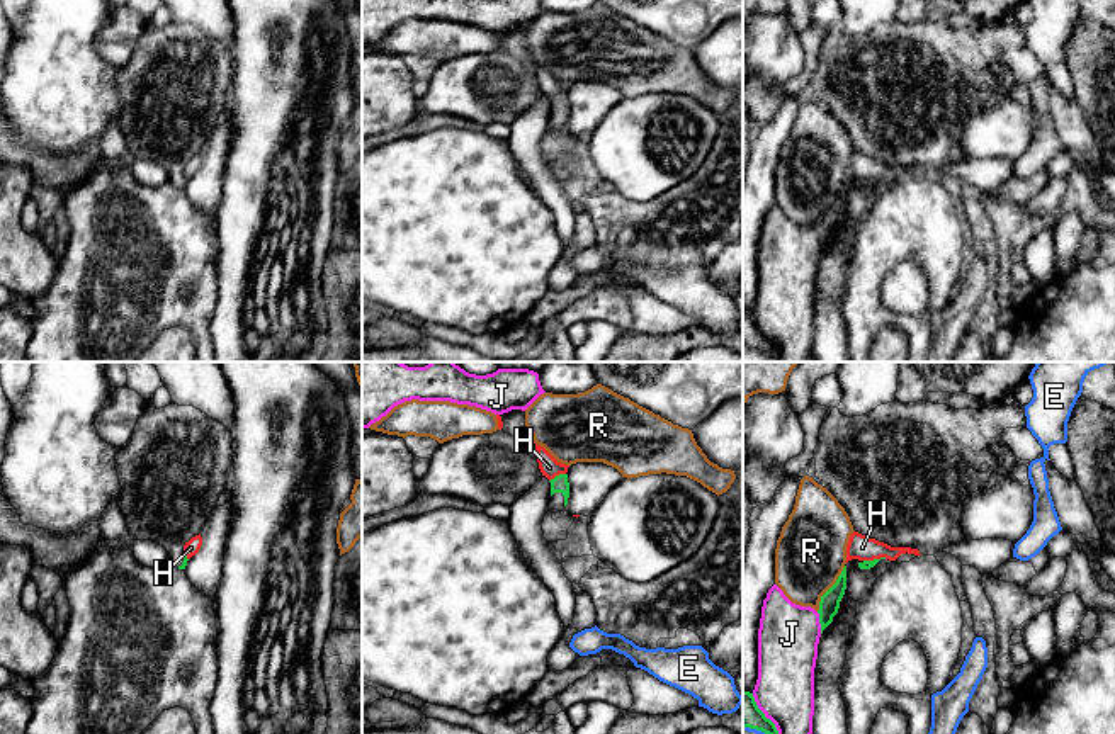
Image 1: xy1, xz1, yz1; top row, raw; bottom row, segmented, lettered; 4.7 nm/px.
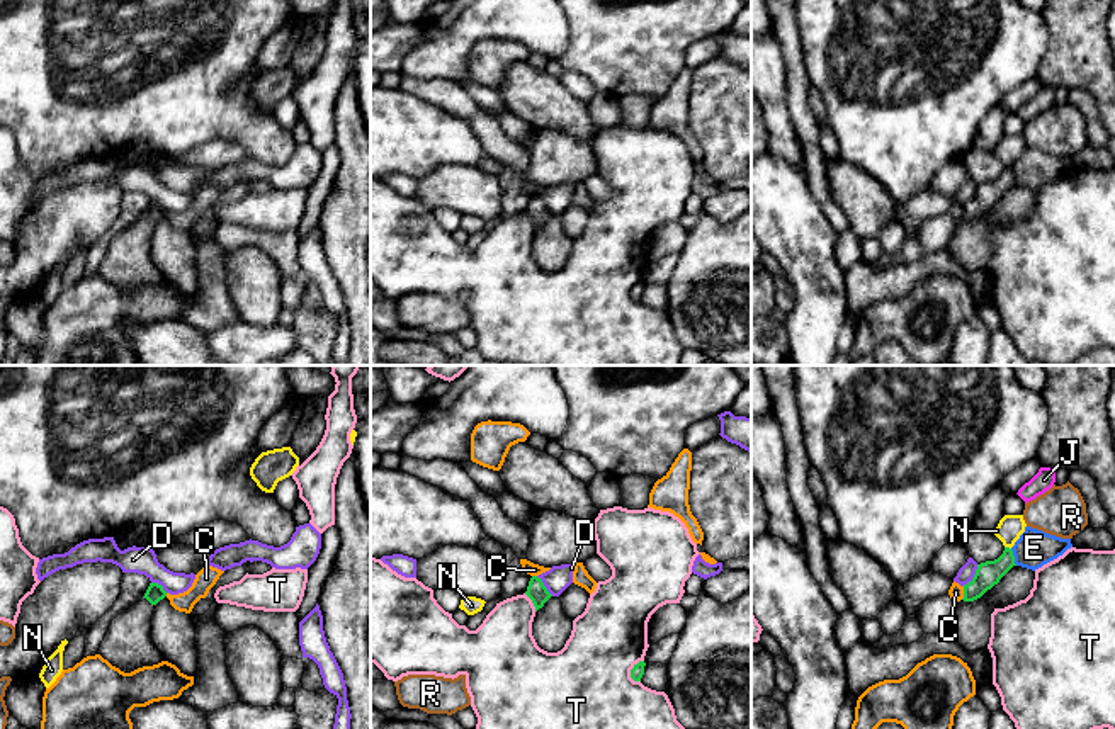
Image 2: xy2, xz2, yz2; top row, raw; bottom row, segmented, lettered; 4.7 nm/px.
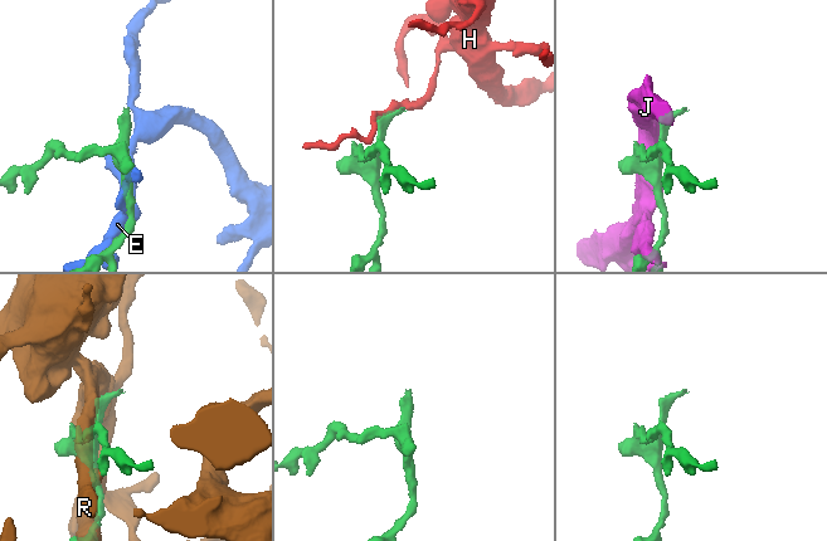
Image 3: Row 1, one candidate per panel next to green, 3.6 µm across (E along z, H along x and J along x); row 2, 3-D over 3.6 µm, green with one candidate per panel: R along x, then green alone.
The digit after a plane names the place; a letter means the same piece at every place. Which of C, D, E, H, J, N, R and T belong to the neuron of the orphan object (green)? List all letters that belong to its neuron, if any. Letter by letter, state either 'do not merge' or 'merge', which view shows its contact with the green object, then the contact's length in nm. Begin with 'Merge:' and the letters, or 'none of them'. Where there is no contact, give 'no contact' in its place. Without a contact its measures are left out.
Merge: none of them
C: do not merge; contact in yz2; length 70 nm
D: do not merge; contact in yz2; length 130 nm
E: do not merge; contact in yz2; length 90 nm
H: do not merge; contact in xz1; length 90 nm
J: do not merge; contact in yz1; length 110 nm
N: do not merge; contact in yz2; length 40 nm
R: do not merge; contact in yz1; length 260 nm
T: do not merge; contact in xz2; length 120 nm

